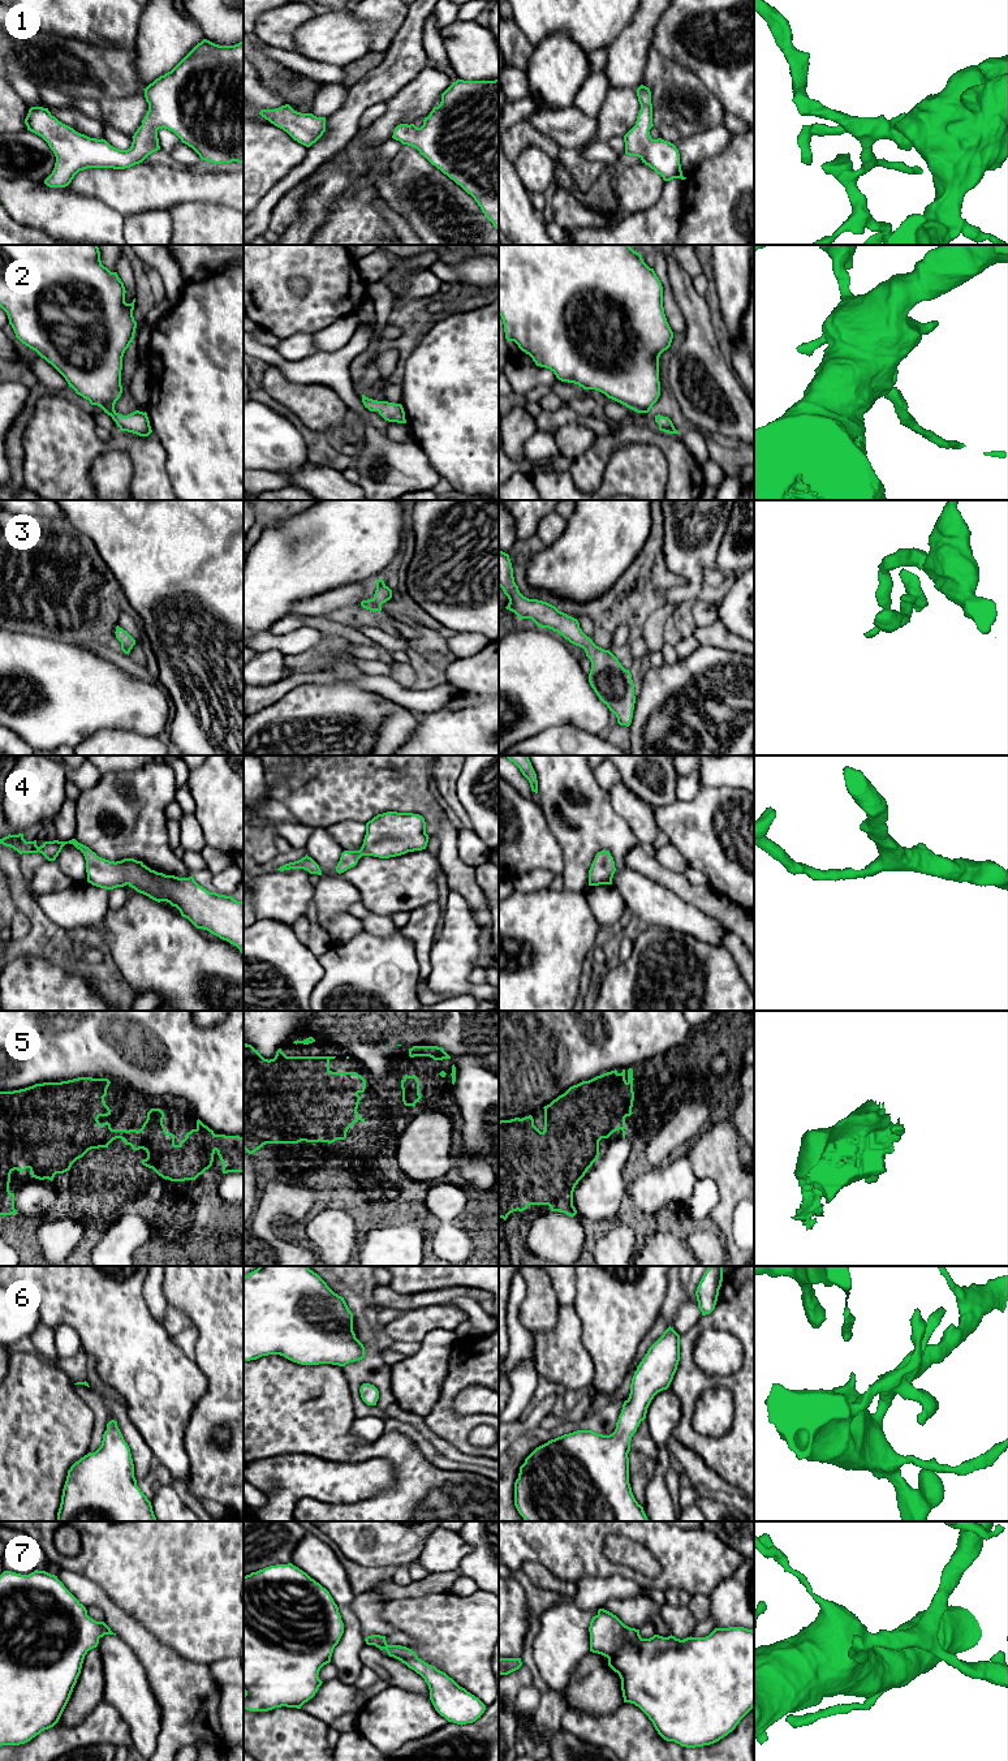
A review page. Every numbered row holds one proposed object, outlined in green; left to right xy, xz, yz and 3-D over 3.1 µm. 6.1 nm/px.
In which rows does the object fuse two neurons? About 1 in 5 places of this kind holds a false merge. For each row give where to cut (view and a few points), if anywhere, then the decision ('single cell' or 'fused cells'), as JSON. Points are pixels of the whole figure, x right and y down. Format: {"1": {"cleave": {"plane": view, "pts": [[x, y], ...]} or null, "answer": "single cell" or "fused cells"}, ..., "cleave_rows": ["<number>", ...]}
{"1": {"cleave": null, "answer": "single cell"}, "2": {"cleave": null, "answer": "single cell"}, "3": {"cleave": null, "answer": "single cell"}, "4": {"cleave": null, "answer": "single cell"}, "5": {"cleave": null, "answer": "single cell"}, "6": {"cleave": null, "answer": "single cell"}, "7": {"cleave": null, "answer": "single cell"}, "cleave_rows": []}

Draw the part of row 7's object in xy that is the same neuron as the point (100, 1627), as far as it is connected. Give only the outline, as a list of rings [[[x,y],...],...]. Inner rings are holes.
[[[46,1571],[0,1575],[0,1747],[30,1741],[53,1727],[73,1692],[85,1655],[104,1635],[115,1635],[104,1622],[87,1615],[86,1607],[64,1586],[57,1576]]]

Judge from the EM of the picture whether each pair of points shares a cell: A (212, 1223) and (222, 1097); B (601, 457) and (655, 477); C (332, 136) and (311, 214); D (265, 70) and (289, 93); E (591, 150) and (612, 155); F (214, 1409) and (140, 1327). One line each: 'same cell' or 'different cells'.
A: different cells
B: different cells
C: different cells
D: same cell
E: same cell
F: different cells

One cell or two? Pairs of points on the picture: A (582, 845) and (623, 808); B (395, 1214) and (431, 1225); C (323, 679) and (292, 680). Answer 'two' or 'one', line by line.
A: two
B: one
C: one

